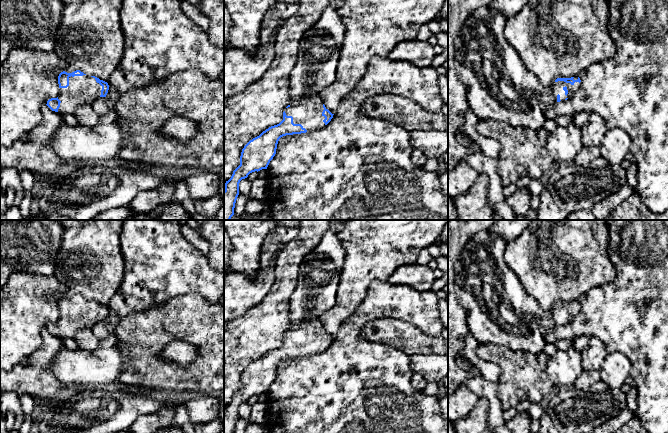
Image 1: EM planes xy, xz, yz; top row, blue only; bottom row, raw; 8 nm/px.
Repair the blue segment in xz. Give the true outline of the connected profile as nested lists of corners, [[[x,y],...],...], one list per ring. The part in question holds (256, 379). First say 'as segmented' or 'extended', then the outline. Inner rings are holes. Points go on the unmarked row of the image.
extended; [[[326,231],[299,268],[298,283],[291,296],[291,326],[283,344],[250,364],[242,373],[240,389],[225,407],[224,433],[234,433],[239,407],[255,395],[267,393],[277,368],[286,359],[313,356],[327,349],[333,339],[324,329],[321,316],[336,304],[345,249],[337,233]]]

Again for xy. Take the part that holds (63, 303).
extended; [[[76,294],[58,300],[59,318],[47,325],[47,330],[59,338],[73,338],[77,332],[91,328],[99,321],[106,321],[109,309],[95,300]]]

